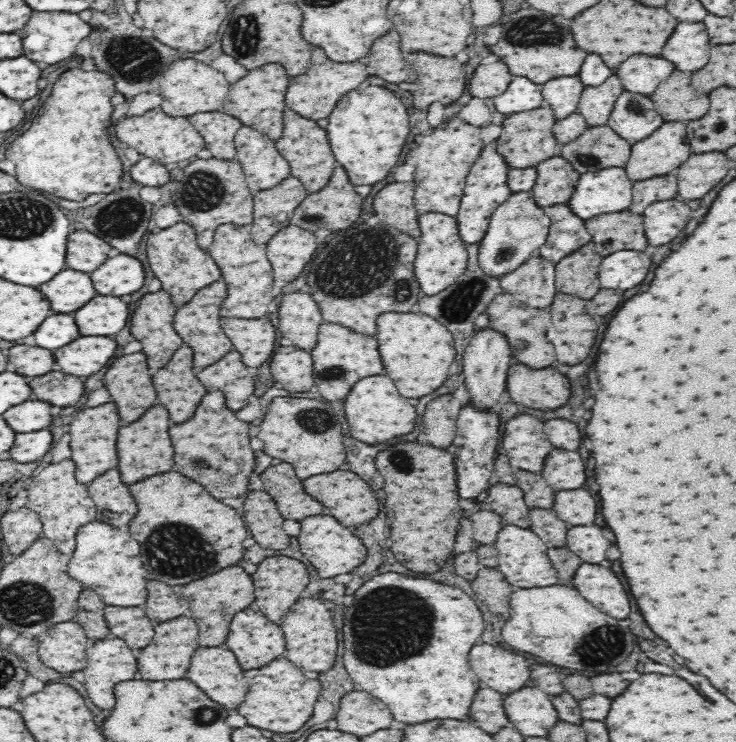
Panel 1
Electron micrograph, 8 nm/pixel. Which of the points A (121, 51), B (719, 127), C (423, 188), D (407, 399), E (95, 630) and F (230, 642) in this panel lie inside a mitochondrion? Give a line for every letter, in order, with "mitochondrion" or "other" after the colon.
A: mitochondrion
B: mitochondrion
C: other
D: other
E: other
F: other

